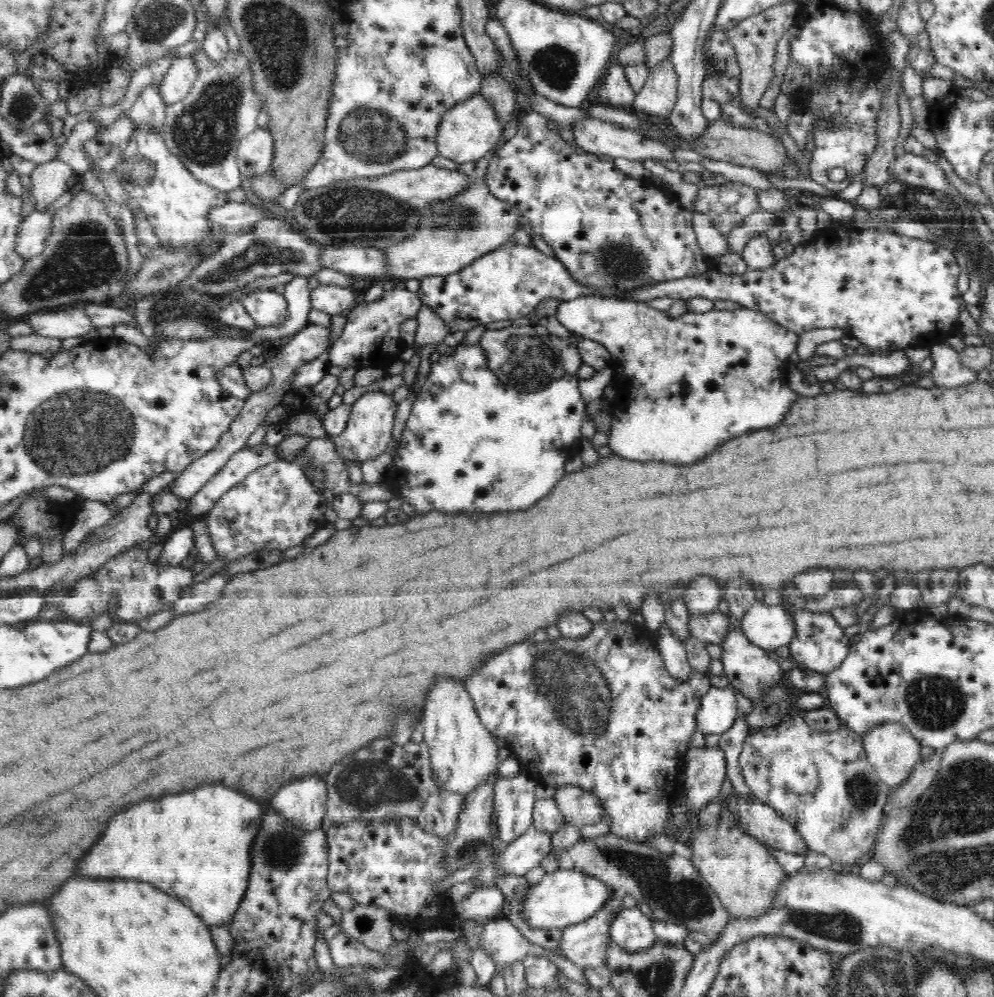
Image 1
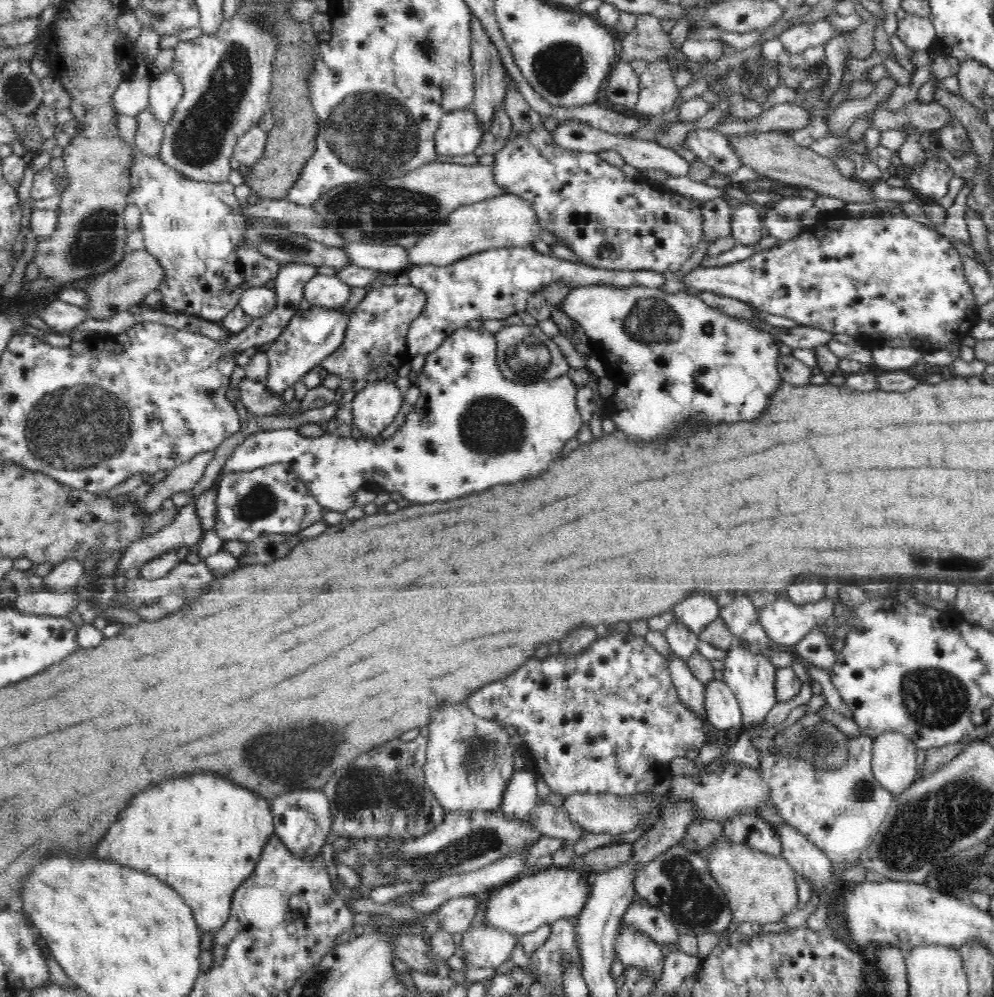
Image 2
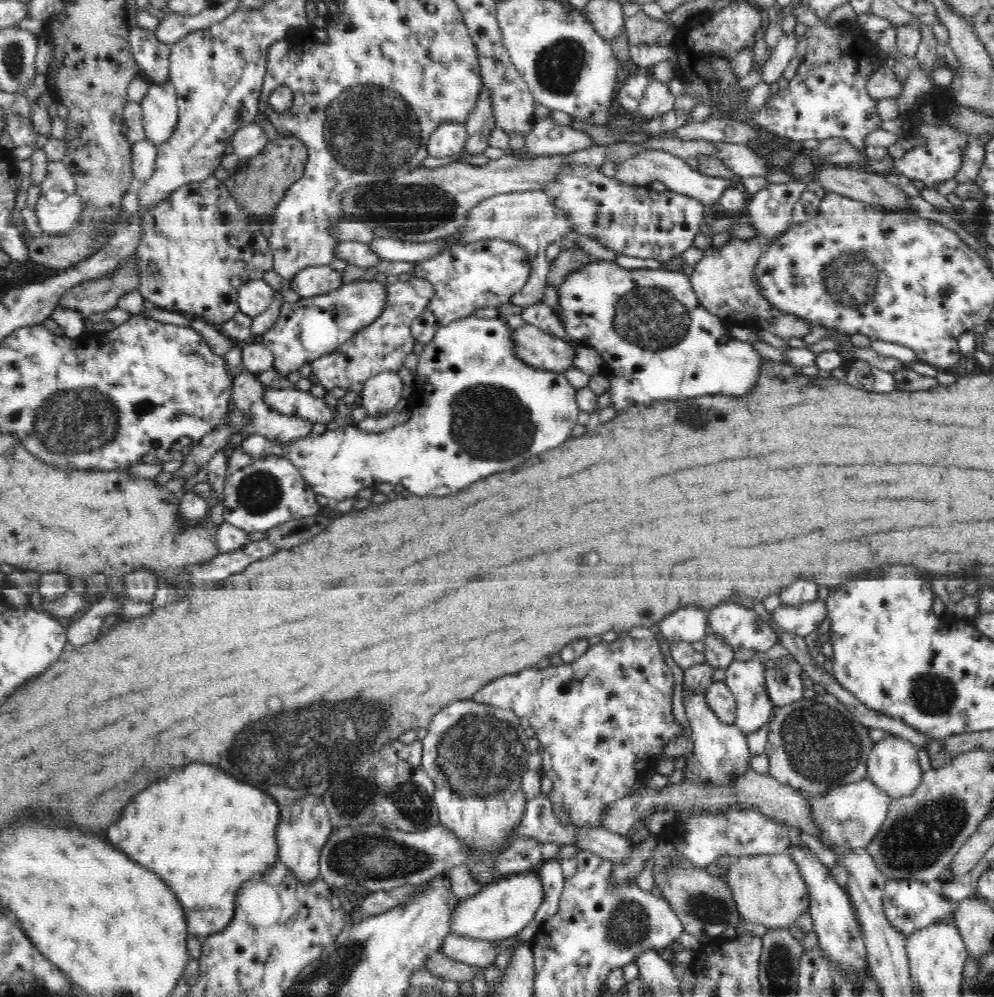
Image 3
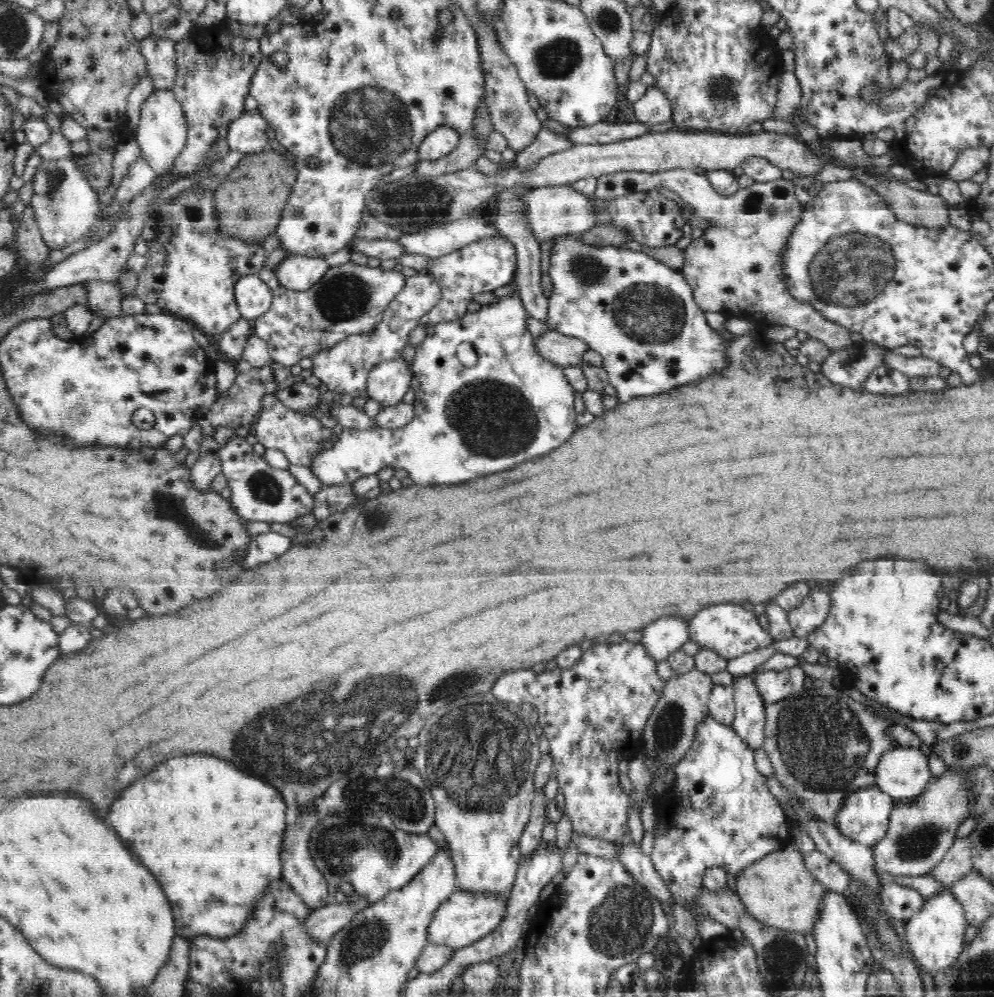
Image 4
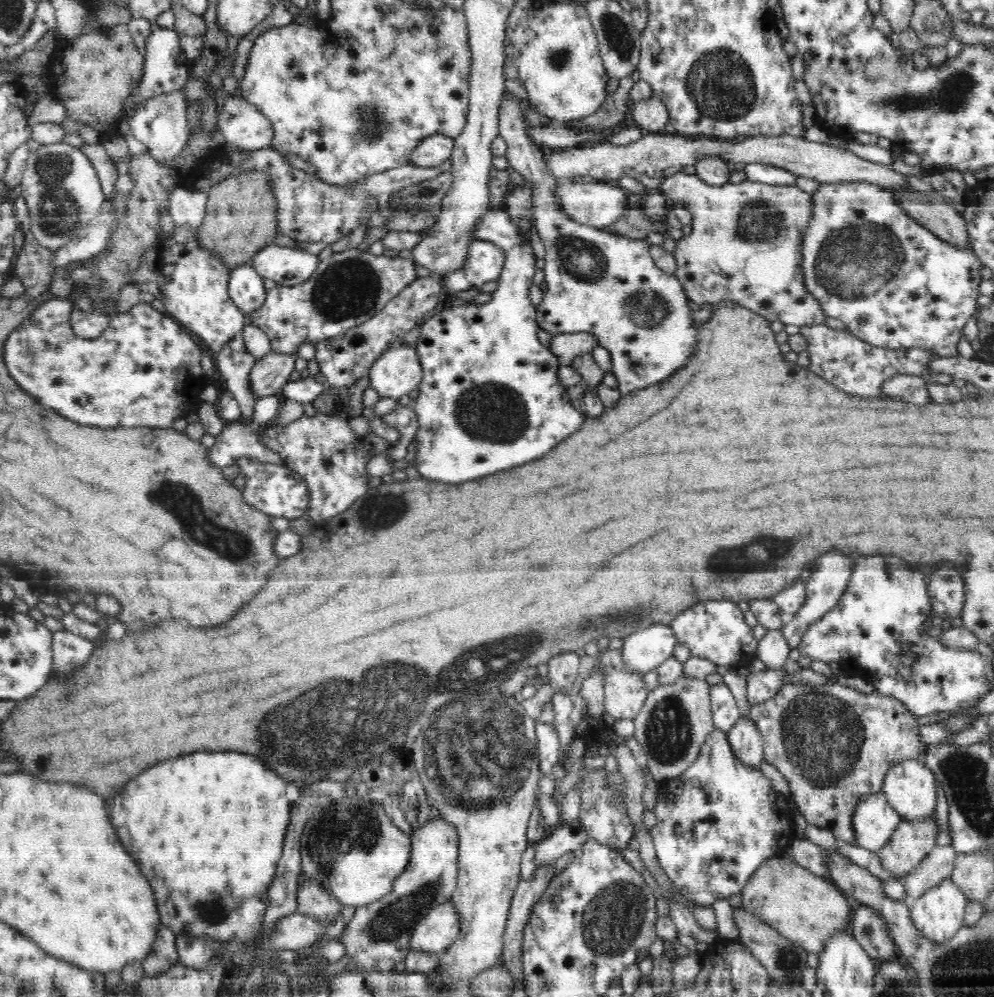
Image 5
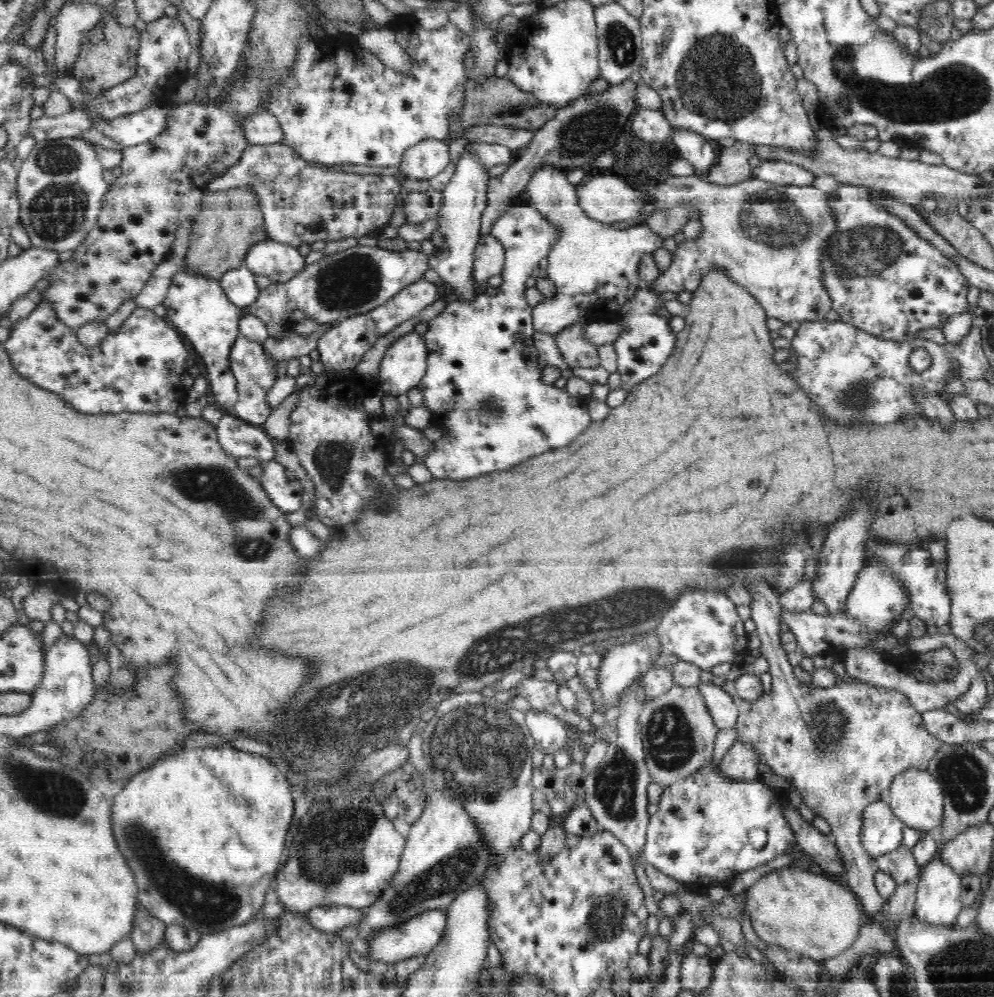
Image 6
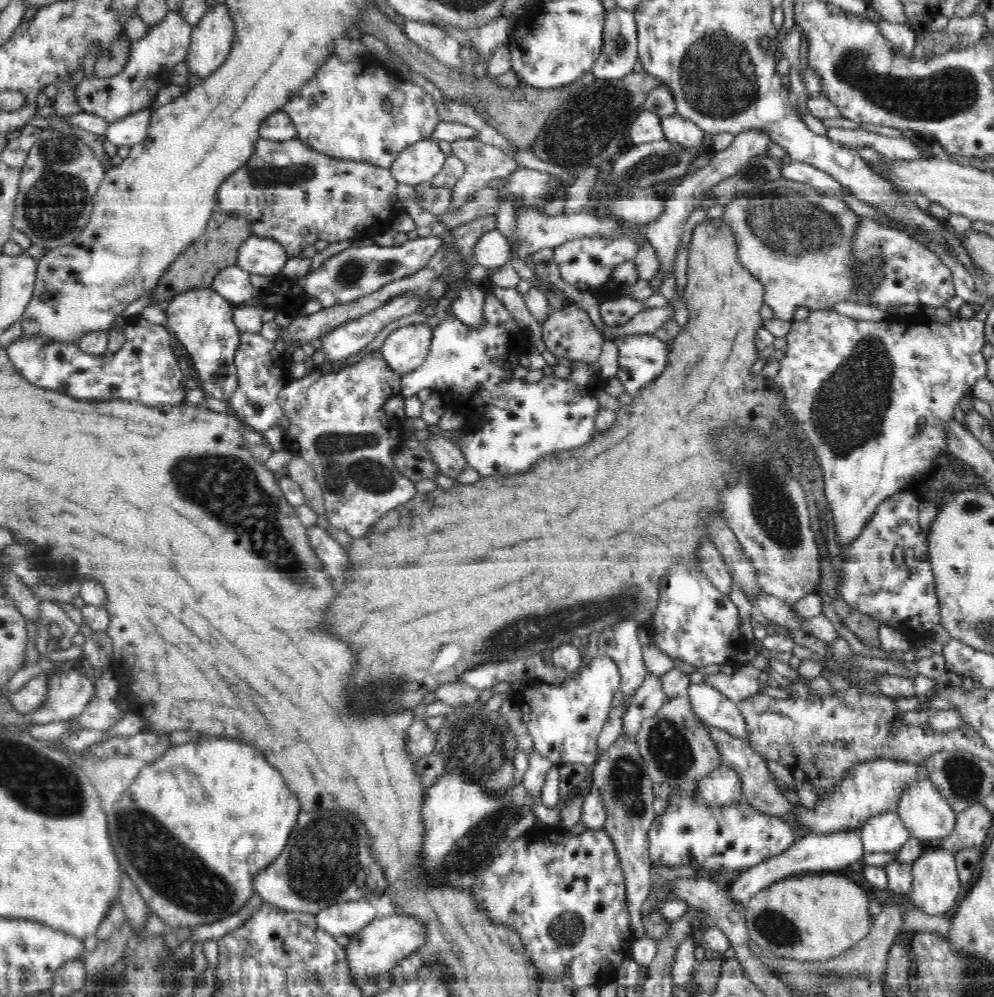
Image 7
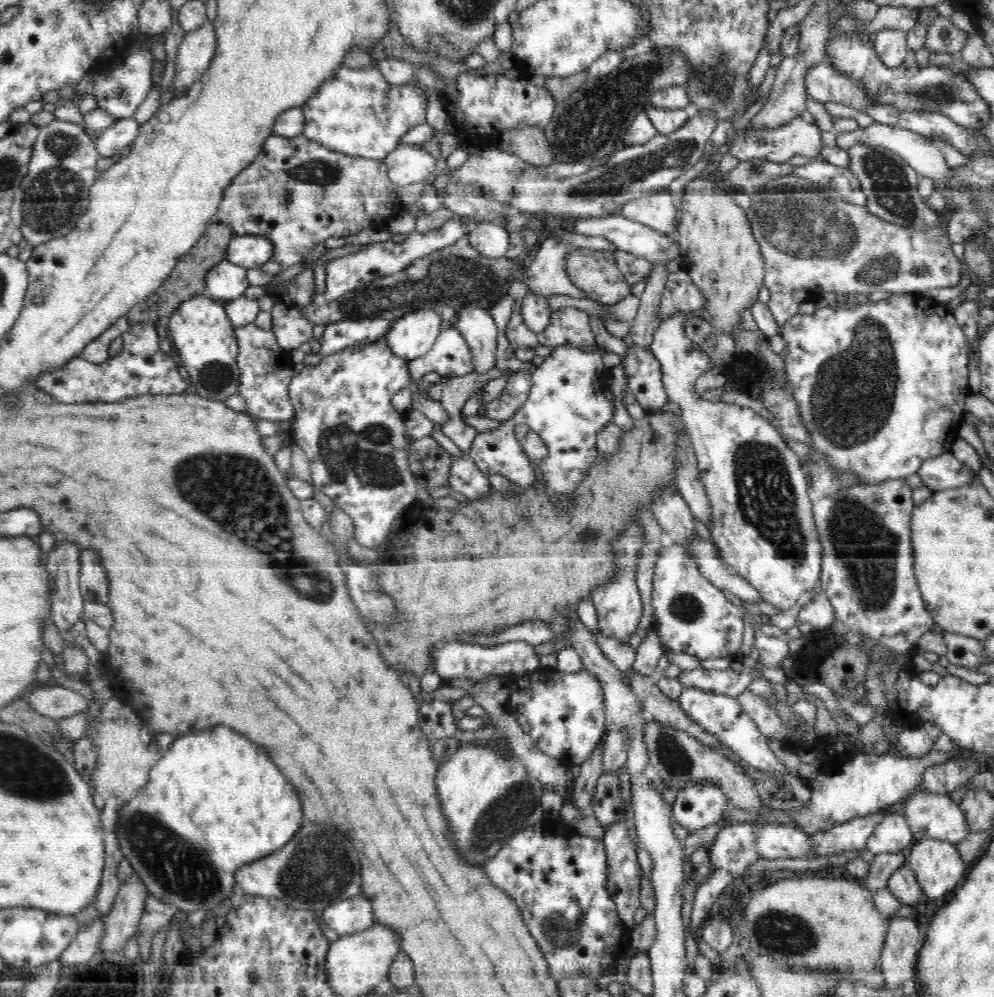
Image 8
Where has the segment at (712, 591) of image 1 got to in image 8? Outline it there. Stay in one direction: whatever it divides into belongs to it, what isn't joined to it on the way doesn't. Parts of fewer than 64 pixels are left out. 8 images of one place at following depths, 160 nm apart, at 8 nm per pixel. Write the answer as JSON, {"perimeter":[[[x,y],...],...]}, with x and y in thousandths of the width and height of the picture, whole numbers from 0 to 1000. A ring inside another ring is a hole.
{"perimeter":[[[543,669],[526,677],[505,679],[511,691],[512,715],[535,740],[539,750],[570,770],[593,762],[612,734],[608,689],[600,675],[590,670],[577,675],[565,675]]]}

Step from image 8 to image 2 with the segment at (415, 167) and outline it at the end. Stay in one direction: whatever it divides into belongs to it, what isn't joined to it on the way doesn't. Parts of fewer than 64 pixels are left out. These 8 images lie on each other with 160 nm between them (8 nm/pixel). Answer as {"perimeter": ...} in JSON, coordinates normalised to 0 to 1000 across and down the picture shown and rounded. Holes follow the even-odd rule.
{"perimeter":[[[465,108],[449,114],[438,134],[441,157],[456,157],[477,152],[485,140],[486,120],[476,109]]]}

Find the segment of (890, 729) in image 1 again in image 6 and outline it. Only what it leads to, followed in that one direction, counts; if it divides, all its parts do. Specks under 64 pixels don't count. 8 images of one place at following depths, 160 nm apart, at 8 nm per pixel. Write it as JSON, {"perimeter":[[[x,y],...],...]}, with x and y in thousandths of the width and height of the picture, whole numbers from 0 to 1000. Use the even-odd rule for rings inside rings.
{"perimeter":[[[913,769],[899,778],[894,791],[894,806],[901,820],[904,820],[911,828],[922,832],[946,834],[948,824],[950,824],[950,801],[948,789],[938,776],[923,769]]]}

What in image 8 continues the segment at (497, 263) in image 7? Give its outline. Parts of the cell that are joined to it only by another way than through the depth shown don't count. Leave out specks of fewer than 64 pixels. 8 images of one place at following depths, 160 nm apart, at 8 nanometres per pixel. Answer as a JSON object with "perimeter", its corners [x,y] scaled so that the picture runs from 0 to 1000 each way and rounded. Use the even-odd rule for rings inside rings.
{"perimeter":[[[486,223],[480,228],[474,228],[471,236],[473,245],[485,257],[494,261],[507,258],[513,247],[512,232],[509,232],[505,226]]]}

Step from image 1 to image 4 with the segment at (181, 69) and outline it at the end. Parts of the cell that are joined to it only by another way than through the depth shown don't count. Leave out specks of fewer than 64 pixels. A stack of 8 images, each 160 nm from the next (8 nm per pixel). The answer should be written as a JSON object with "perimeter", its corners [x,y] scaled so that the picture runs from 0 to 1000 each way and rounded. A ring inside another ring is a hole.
{"perimeter":[[[155,90],[142,104],[142,116],[137,139],[142,150],[142,156],[147,159],[157,175],[163,175],[172,166],[176,156],[183,150],[187,136],[188,121],[181,101],[176,97],[173,90]]]}

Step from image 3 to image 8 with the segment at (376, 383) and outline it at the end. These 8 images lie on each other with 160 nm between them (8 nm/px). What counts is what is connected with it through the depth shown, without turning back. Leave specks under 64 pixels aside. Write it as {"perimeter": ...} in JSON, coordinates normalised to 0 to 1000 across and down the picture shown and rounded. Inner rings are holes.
{"perimeter":[[[436,309],[408,314],[394,323],[388,345],[398,358],[415,362],[435,349],[446,330],[445,322]]]}

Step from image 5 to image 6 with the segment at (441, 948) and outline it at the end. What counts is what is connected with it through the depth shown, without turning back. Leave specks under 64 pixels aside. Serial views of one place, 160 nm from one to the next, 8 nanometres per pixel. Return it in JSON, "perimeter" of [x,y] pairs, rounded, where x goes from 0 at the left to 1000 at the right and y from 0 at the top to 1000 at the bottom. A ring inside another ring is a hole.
{"perimeter":[[[437,912],[429,914],[412,924],[408,924],[404,929],[386,933],[378,937],[379,941],[370,949],[370,962],[376,965],[385,965],[391,970],[397,965],[404,964],[420,958],[431,958],[445,943],[450,928],[450,916],[447,912]]]}

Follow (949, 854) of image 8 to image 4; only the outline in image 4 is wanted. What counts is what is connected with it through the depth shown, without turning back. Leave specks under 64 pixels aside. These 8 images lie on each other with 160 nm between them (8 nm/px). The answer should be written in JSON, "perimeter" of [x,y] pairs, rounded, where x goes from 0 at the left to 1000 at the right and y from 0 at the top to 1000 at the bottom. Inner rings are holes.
{"perimeter":[[[954,891],[932,901],[932,909],[910,927],[911,944],[924,972],[931,972],[940,982],[954,976],[971,952],[972,928],[970,912]]]}

